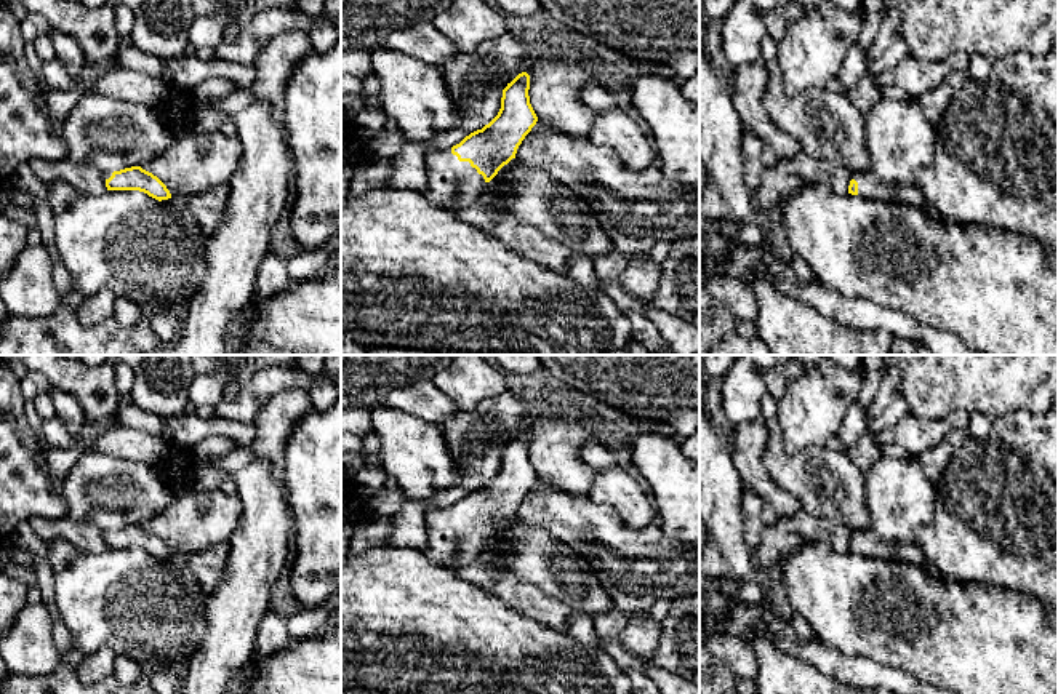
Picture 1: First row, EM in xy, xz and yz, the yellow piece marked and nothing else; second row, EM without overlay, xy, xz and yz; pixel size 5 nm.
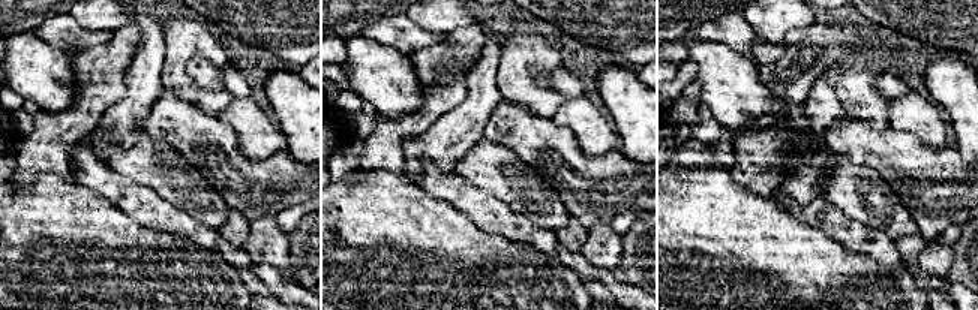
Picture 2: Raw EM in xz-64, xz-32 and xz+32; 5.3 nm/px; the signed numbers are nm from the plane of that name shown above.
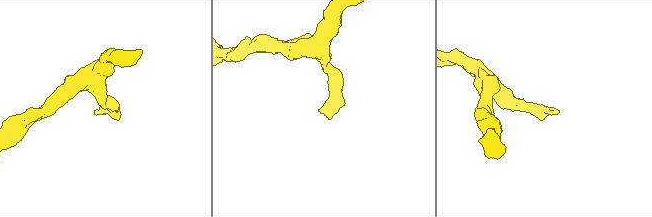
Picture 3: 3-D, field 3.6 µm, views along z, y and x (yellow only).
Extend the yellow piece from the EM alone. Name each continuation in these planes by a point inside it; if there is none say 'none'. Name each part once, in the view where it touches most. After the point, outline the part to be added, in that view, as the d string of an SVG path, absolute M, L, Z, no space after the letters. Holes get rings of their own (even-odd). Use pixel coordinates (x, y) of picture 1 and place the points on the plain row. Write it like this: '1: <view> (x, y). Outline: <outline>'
1: xz (450, 541). Outline: M451 507L431 510L424 517L427 544L421 550L432 563L458 571L485 550L487 540L469 520L459 520Z

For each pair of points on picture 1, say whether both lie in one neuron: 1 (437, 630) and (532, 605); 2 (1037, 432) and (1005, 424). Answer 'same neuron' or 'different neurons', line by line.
1: different neurons
2: same neuron

